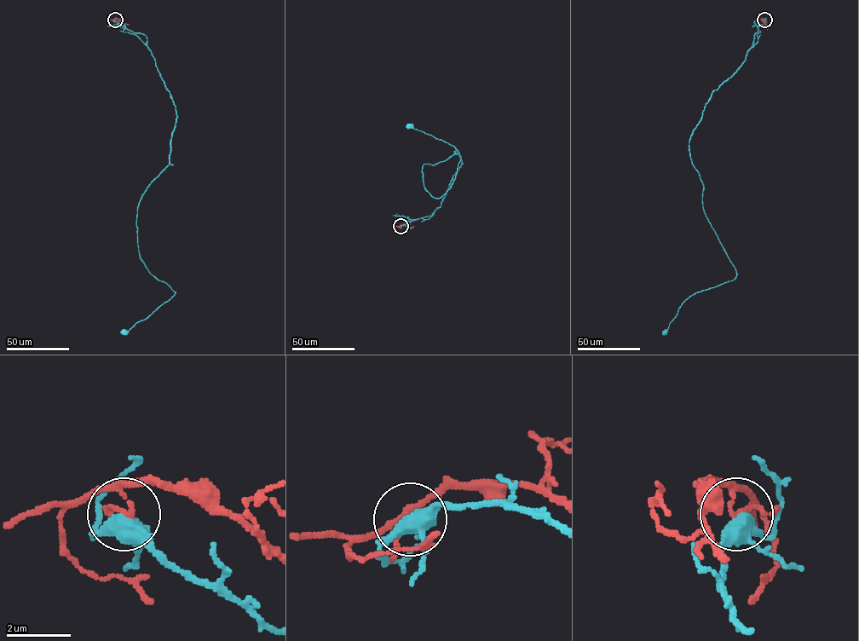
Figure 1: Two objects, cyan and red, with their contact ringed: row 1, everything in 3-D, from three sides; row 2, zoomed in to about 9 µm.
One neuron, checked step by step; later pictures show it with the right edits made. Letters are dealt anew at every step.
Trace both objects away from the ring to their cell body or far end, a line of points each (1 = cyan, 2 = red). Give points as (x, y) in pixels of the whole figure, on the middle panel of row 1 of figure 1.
1: (400, 226), (432, 215), (462, 164), (456, 151), (423, 164), (433, 197), (450, 187), (461, 157), (410, 125)
2: (400, 226), (413, 226)

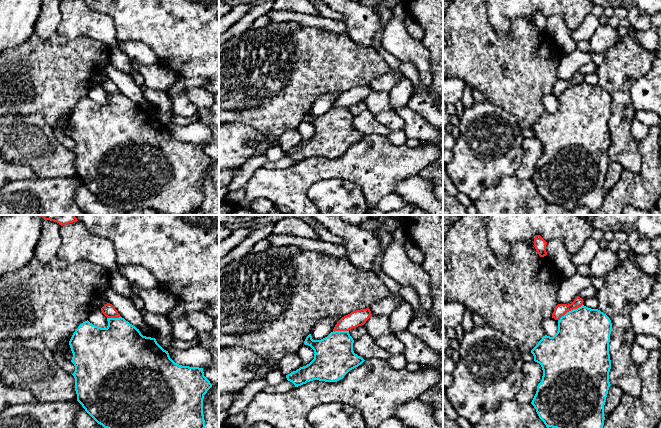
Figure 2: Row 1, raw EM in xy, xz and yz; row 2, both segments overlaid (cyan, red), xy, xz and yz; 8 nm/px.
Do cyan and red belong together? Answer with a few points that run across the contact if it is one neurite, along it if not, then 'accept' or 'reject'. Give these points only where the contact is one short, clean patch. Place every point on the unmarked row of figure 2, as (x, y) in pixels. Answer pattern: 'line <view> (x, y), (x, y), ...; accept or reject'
line yz (583, 112), (571, 92), (571, 86), (560, 86); accept

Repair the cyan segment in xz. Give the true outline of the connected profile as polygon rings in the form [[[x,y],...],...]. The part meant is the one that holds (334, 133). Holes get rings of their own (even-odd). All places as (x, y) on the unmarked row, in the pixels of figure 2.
[[[369,84],[356,86],[342,93],[327,113],[313,116],[309,110],[304,120],[314,126],[314,135],[286,151],[287,156],[298,163],[313,156],[337,158],[343,155],[350,146],[365,137],[354,129],[354,116],[349,107],[364,101],[370,93]]]

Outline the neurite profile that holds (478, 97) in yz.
[[[477,89],[472,90],[472,97],[475,103],[485,103],[487,99],[485,95]]]

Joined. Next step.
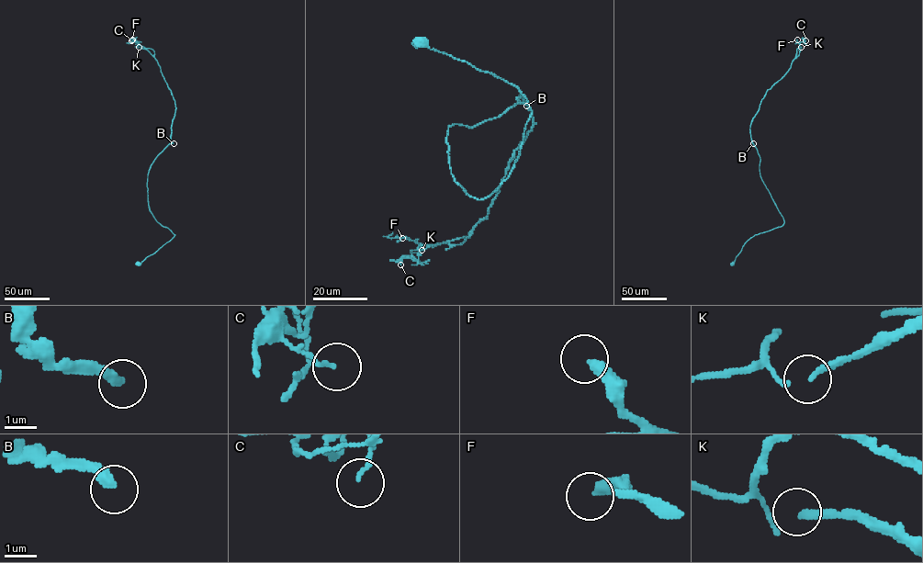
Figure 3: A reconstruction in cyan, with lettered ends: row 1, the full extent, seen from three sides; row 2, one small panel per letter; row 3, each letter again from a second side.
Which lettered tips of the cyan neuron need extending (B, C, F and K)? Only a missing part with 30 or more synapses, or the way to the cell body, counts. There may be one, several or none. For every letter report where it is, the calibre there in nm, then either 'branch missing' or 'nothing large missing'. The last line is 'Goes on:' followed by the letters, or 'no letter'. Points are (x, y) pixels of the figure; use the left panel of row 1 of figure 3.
B: place (174, 143); calibre 300 nm; branch missing
C: place (131, 40); calibre 100 nm; nothing large missing
F: place (132, 39); calibre 360 nm; nothing large missing
K: place (139, 47); calibre 130 nm; branch missing
Goes on: B, K

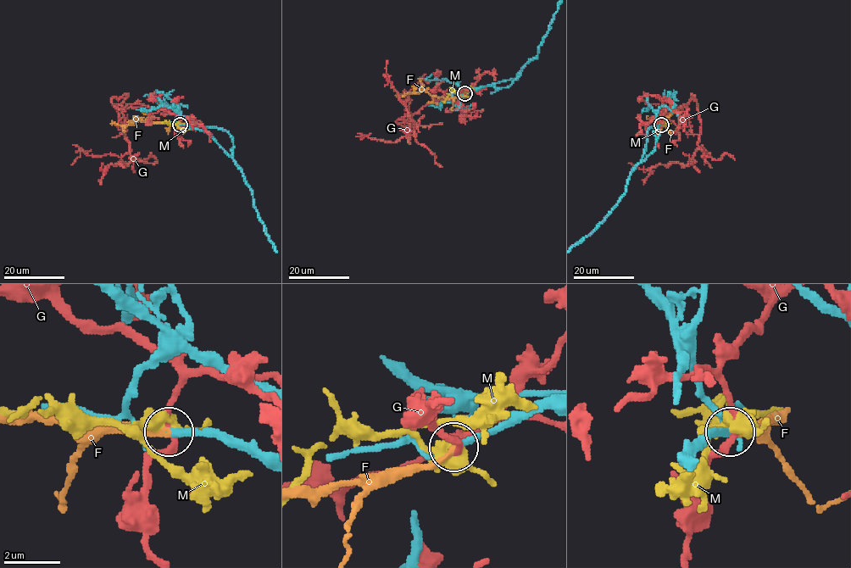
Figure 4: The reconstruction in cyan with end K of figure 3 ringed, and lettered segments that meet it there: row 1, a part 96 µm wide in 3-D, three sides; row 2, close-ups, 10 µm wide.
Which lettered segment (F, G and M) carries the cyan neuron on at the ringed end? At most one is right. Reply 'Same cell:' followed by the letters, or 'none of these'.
Same cell: F

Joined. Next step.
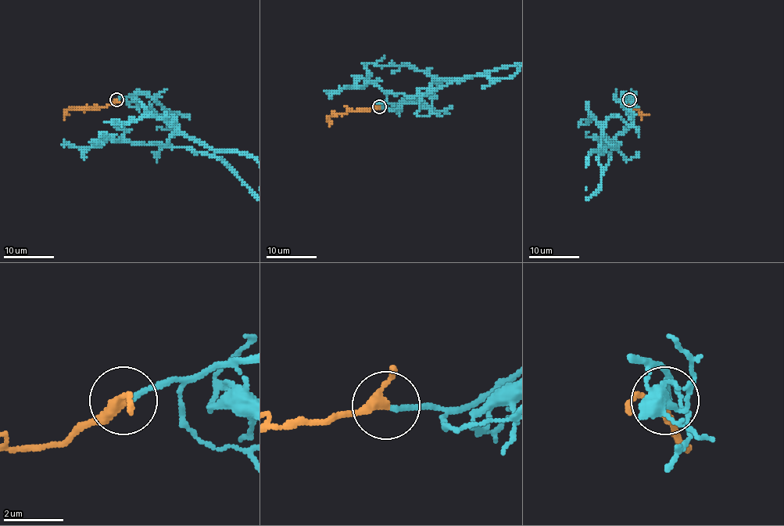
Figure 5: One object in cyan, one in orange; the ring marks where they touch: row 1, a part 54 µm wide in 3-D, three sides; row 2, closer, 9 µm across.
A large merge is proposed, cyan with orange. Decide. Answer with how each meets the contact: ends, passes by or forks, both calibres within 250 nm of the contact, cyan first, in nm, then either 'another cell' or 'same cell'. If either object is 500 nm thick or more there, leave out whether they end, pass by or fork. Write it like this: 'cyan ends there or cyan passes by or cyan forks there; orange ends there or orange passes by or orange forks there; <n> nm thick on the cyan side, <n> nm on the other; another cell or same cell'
cyan ends there; orange passes by; 170 nm thick on the cyan side, 280 nm on the other; same cell

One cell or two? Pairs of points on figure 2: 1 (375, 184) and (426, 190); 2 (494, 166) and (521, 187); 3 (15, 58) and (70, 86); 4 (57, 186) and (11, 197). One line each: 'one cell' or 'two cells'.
1: two cells
2: two cells
3: one cell
4: one cell

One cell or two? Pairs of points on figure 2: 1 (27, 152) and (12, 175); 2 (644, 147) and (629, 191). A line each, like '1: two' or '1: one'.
1: two
2: one

